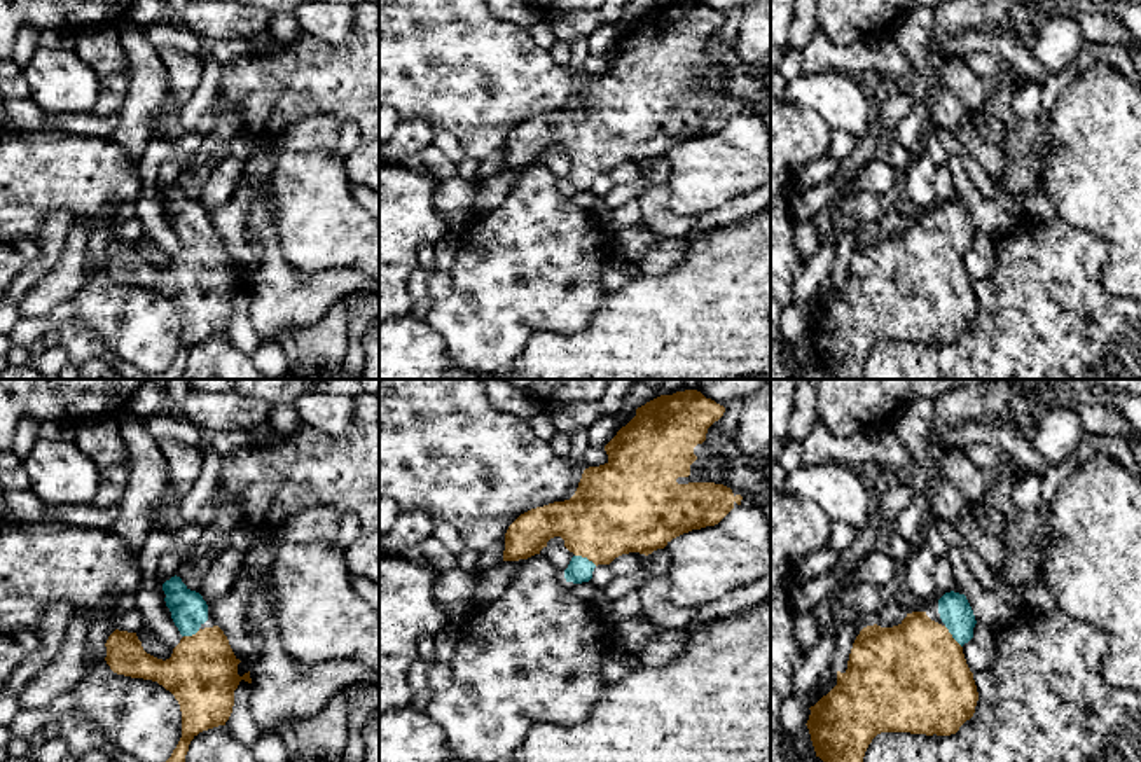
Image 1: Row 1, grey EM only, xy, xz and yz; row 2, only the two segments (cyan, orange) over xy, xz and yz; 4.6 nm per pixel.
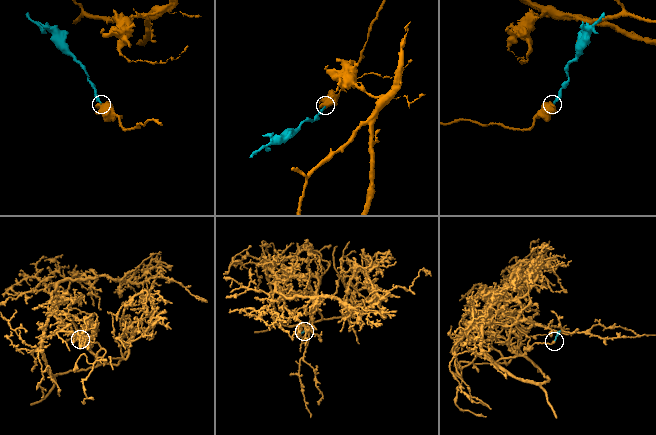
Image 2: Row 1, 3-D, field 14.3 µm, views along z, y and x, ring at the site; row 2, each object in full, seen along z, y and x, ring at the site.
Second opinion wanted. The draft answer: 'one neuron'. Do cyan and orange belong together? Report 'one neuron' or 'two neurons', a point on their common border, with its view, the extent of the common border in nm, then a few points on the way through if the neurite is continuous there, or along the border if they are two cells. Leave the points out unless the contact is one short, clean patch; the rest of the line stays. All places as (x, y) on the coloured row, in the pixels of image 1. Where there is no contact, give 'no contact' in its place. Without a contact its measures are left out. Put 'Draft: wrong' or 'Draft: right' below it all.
one neuron; meets cyan in xz at (586, 558); contact 120 nm long; runs through xz (579, 570), (586, 558), (596, 528), (612, 512)
Draft: right

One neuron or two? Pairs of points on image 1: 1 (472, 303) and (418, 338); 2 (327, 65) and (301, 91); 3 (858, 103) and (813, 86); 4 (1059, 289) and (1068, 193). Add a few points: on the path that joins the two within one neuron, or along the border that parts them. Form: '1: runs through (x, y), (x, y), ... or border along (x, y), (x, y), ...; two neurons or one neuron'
1: border along (423, 320), (442, 339), (446, 355), (451, 360); two neurons
2: runs through (320, 72), (308, 84); one neuron
3: runs through (848, 103), (832, 93), (823, 93); one neuron
4: border along (1058, 215), (1068, 224), (1103, 238); two neurons

